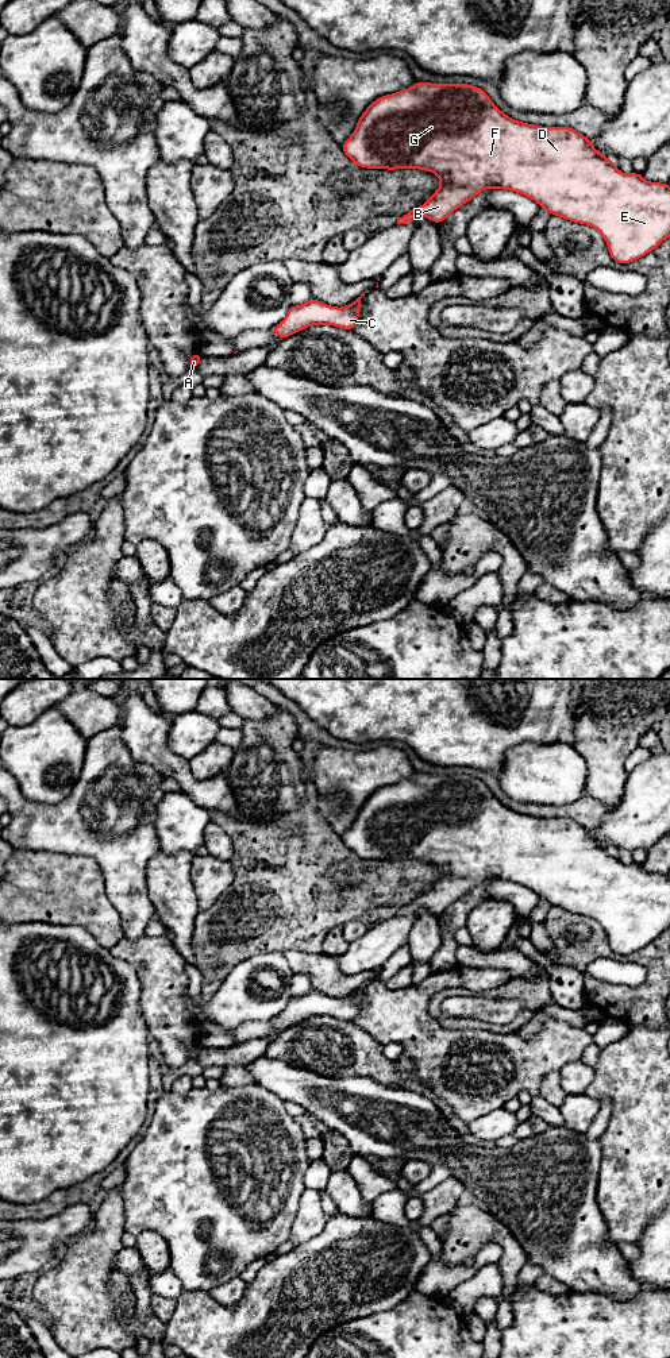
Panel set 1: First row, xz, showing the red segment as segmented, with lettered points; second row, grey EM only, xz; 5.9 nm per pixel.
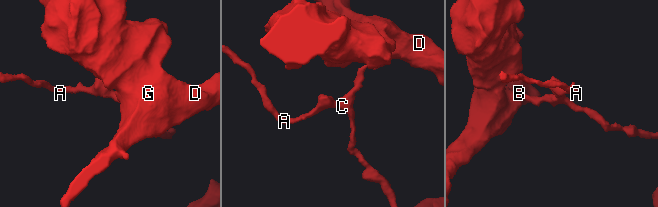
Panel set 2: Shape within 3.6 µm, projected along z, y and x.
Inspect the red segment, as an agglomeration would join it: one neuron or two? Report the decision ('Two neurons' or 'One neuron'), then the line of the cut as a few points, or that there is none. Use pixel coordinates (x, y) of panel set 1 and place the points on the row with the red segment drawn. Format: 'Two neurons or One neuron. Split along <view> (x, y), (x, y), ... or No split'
One neuron. No split

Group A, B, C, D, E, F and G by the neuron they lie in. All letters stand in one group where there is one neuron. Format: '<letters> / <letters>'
A B C D E F G

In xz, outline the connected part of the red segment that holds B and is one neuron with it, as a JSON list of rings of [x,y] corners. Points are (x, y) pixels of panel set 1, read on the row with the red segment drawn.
[[[417,81],[412,88],[381,96],[359,117],[351,136],[340,146],[359,167],[420,169],[435,173],[440,180],[436,189],[420,208],[397,219],[405,224],[420,215],[439,224],[455,209],[484,189],[507,189],[539,204],[552,216],[596,228],[608,244],[612,259],[631,263],[654,251],[670,236],[670,186],[646,181],[640,173],[621,173],[615,162],[600,154],[585,135],[570,127],[542,127],[517,121],[500,111],[482,88],[469,84],[431,84]]]

